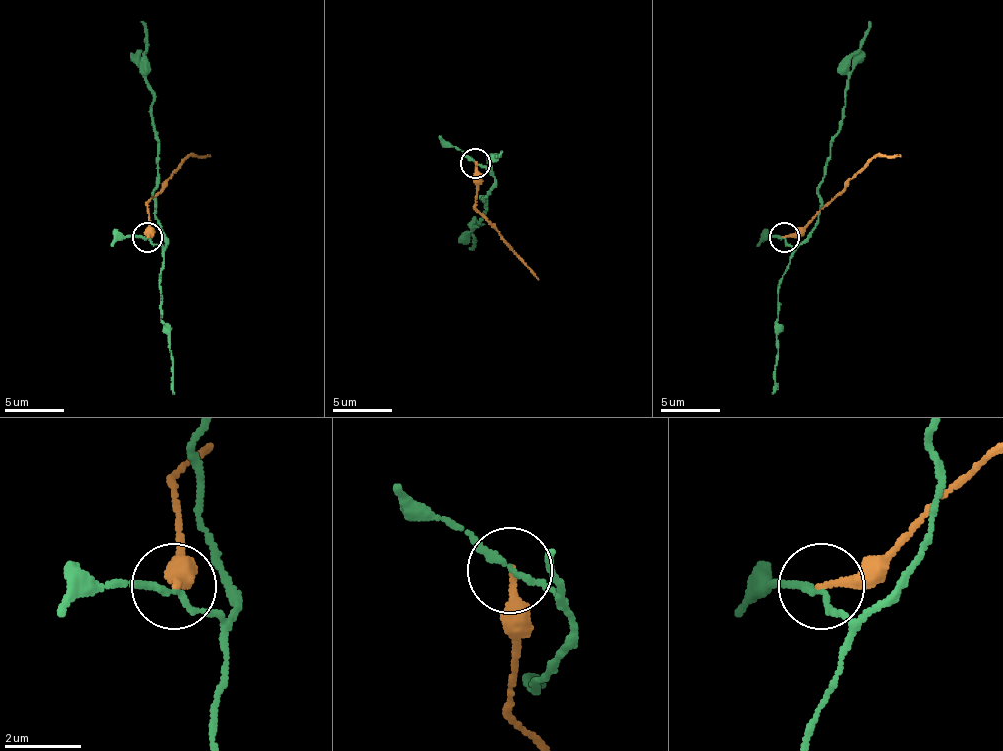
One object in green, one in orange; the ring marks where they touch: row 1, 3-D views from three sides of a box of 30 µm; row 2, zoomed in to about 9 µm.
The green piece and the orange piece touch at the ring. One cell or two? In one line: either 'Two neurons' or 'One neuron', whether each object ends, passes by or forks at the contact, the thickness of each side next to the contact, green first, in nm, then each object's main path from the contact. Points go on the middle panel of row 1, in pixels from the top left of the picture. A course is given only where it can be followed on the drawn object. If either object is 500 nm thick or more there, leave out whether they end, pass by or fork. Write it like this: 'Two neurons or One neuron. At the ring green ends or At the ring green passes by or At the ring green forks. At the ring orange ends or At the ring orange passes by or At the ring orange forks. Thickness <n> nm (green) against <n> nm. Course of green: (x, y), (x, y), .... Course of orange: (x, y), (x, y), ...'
Two neurons. At the ring green passes by. At the ring orange ends. Thickness 160 nm (green) against 200 nm. Course of green: (476, 162), (494, 177), (485, 198), (482, 225), (473, 228), (470, 249). Course of orange: (476, 162), (476, 210), (539, 278)

